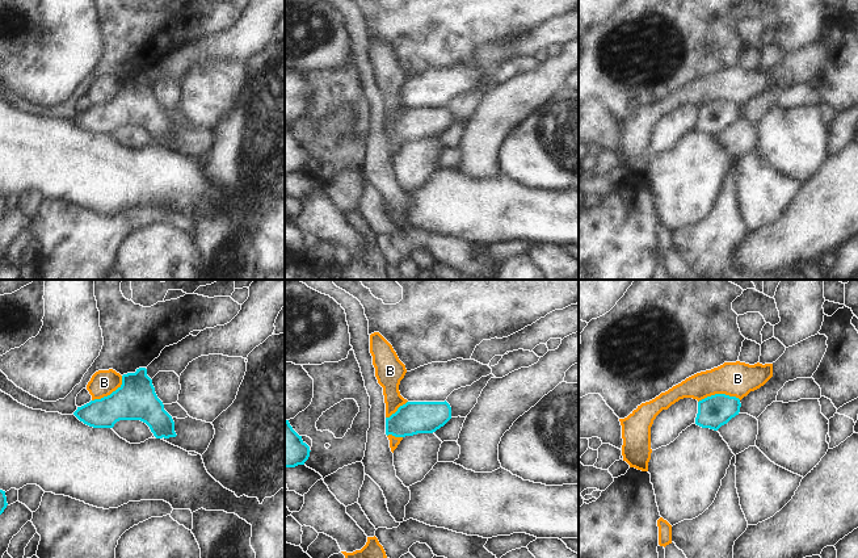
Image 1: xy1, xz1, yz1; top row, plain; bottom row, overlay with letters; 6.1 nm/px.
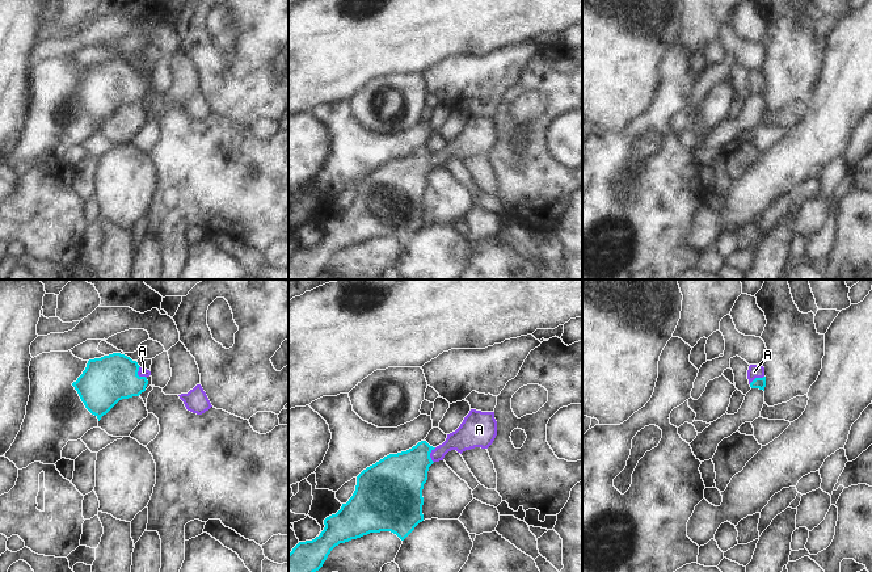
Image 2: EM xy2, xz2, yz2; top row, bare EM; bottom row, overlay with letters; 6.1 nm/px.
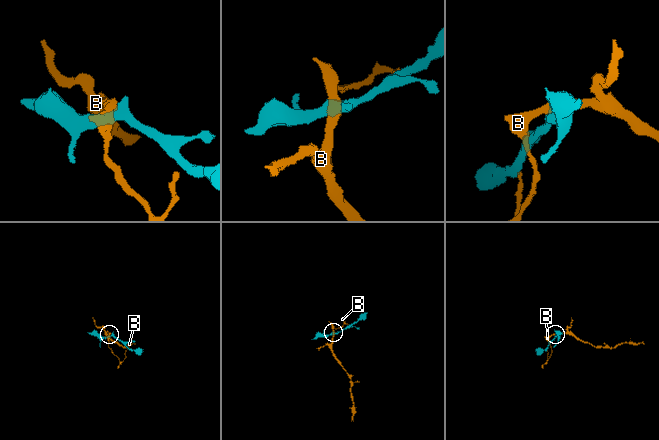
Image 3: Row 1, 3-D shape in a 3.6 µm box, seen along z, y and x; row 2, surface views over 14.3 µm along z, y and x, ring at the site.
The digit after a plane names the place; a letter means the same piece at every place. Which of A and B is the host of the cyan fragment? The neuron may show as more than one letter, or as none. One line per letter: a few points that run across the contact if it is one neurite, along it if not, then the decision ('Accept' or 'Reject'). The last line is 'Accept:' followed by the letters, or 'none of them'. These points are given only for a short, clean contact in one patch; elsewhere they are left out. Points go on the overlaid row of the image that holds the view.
A: Line: xz2 (397, 480), (422, 455), (429, 455), (464, 437). Accept
B: Line: yz1 (740, 399), (732, 395), (711, 394), (698, 402). Reject
Accept: A

